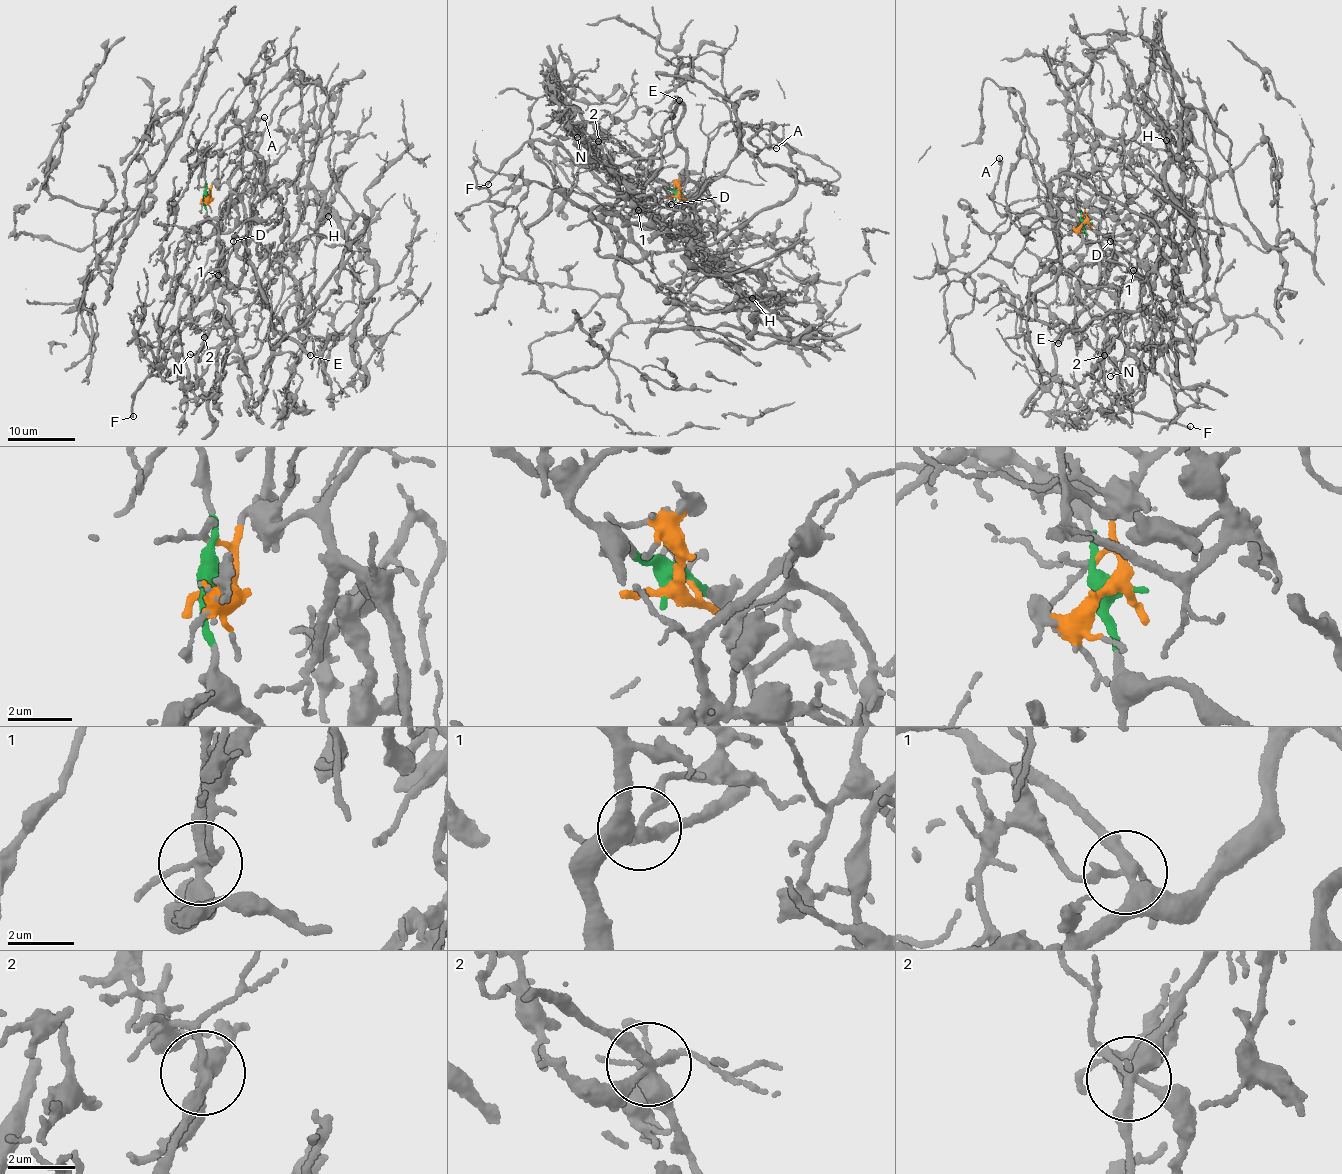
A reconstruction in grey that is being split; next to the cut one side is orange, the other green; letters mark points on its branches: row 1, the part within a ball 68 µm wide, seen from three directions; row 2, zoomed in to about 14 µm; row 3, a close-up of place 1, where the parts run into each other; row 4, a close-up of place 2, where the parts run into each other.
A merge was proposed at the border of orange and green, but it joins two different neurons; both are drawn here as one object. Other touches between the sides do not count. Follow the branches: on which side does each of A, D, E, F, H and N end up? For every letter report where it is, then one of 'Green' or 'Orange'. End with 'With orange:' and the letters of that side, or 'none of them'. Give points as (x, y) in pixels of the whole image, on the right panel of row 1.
A: Place: (999, 158). Green
D: Place: (1110, 241). Orange
E: Place: (1058, 343). Orange
F: Place: (1190, 426). Green
H: Place: (1166, 140). Orange
N: Place: (1110, 376). Orange
With orange: D, E, H, N

